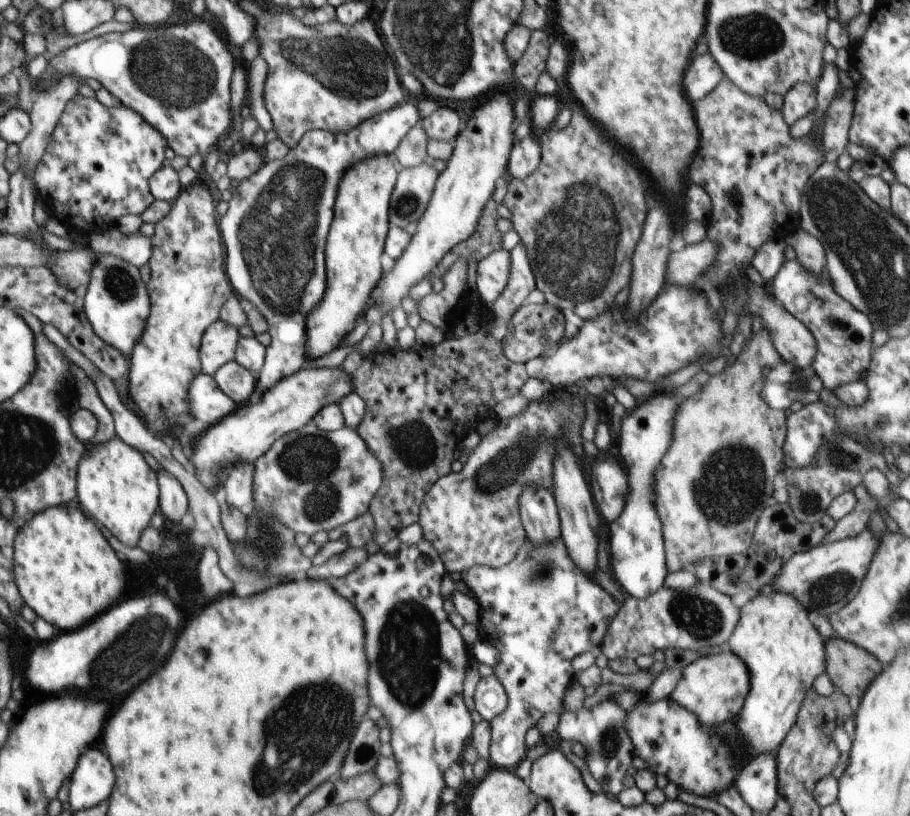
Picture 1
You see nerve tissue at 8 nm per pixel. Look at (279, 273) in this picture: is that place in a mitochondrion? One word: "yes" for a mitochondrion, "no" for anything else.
yes

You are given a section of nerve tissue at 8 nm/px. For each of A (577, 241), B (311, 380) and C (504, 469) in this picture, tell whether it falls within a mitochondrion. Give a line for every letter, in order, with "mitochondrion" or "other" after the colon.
A: mitochondrion
B: other
C: mitochondrion

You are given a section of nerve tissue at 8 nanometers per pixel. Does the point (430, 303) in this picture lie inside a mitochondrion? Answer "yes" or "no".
no

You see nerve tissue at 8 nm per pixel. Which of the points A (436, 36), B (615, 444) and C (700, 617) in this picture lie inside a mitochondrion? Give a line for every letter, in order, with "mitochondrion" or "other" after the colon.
A: mitochondrion
B: other
C: mitochondrion

